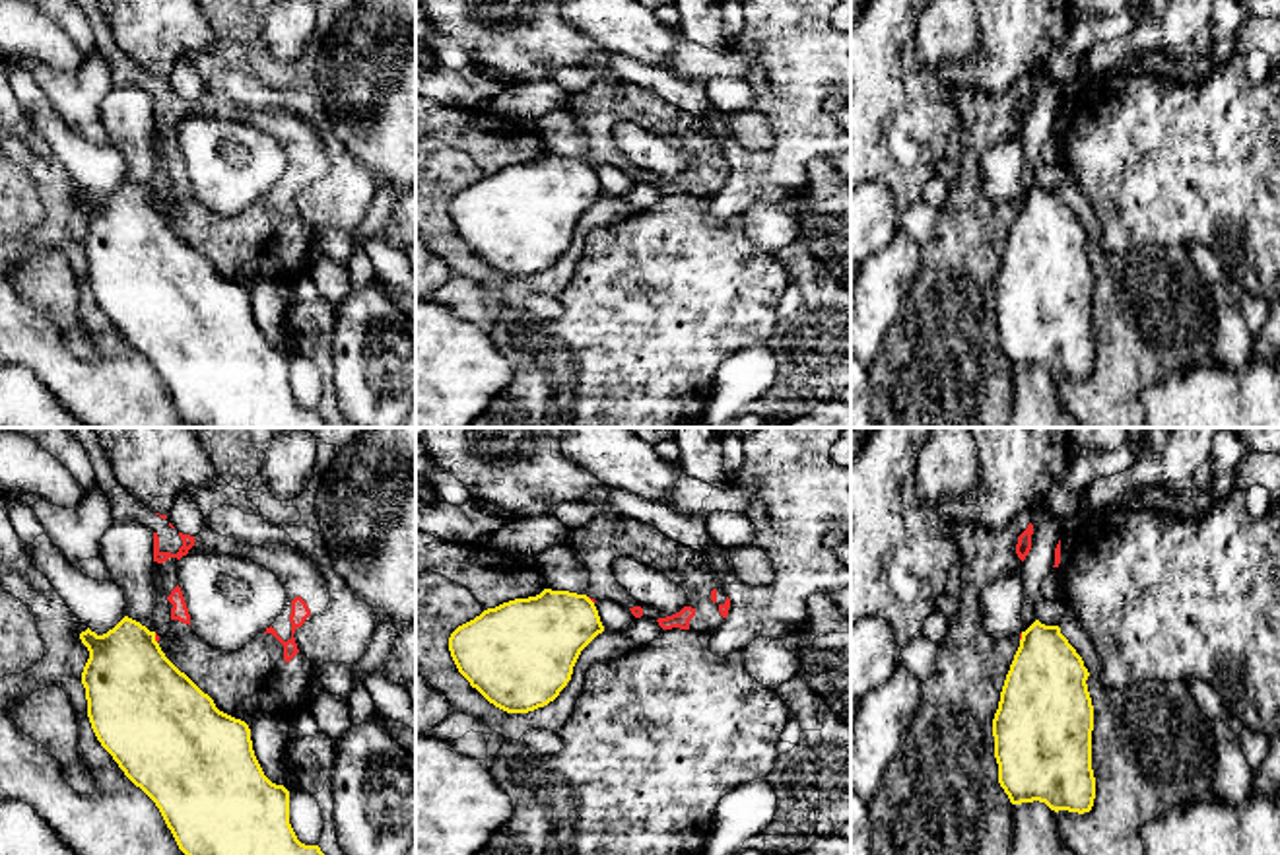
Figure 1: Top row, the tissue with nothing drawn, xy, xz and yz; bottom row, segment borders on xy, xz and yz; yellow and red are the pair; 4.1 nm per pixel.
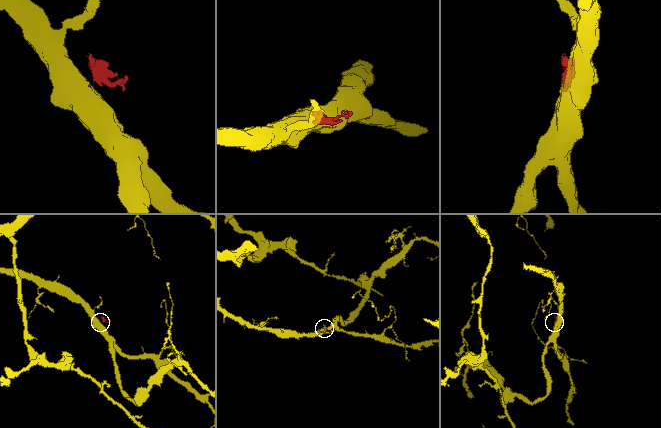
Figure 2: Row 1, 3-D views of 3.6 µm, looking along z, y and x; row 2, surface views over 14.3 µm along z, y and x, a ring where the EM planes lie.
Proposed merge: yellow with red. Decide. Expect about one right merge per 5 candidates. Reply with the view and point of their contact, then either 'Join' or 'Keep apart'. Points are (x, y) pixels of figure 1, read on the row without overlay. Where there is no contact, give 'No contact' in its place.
Touches yellow at xy (154, 203). Keep apart

